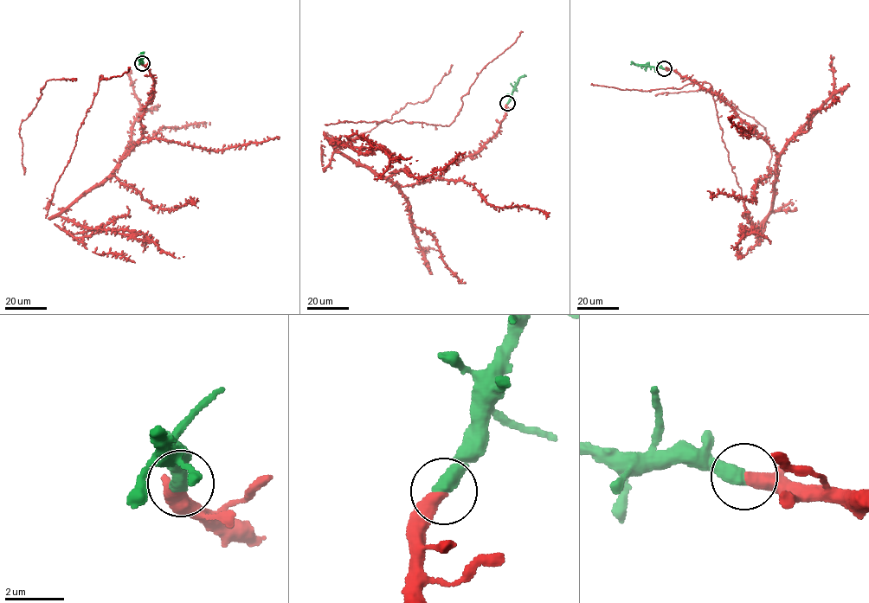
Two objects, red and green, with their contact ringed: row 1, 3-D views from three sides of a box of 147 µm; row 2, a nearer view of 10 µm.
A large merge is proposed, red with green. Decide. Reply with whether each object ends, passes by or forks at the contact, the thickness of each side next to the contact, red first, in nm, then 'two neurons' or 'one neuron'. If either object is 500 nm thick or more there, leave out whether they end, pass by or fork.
320/500 nm | one neuron

